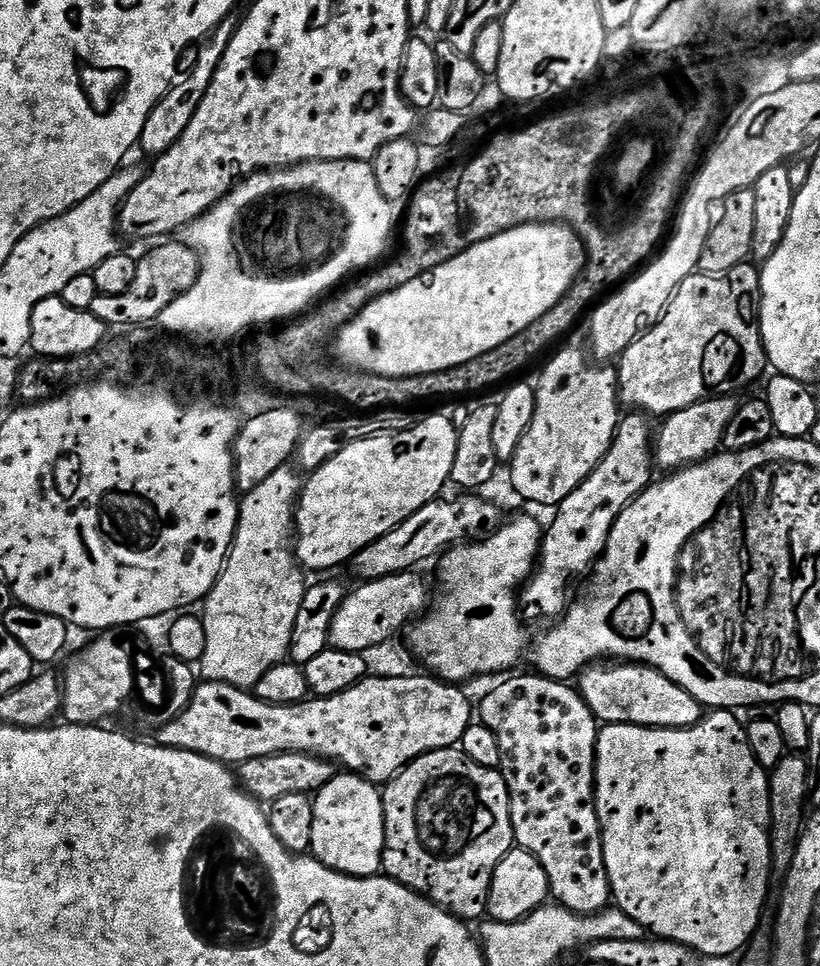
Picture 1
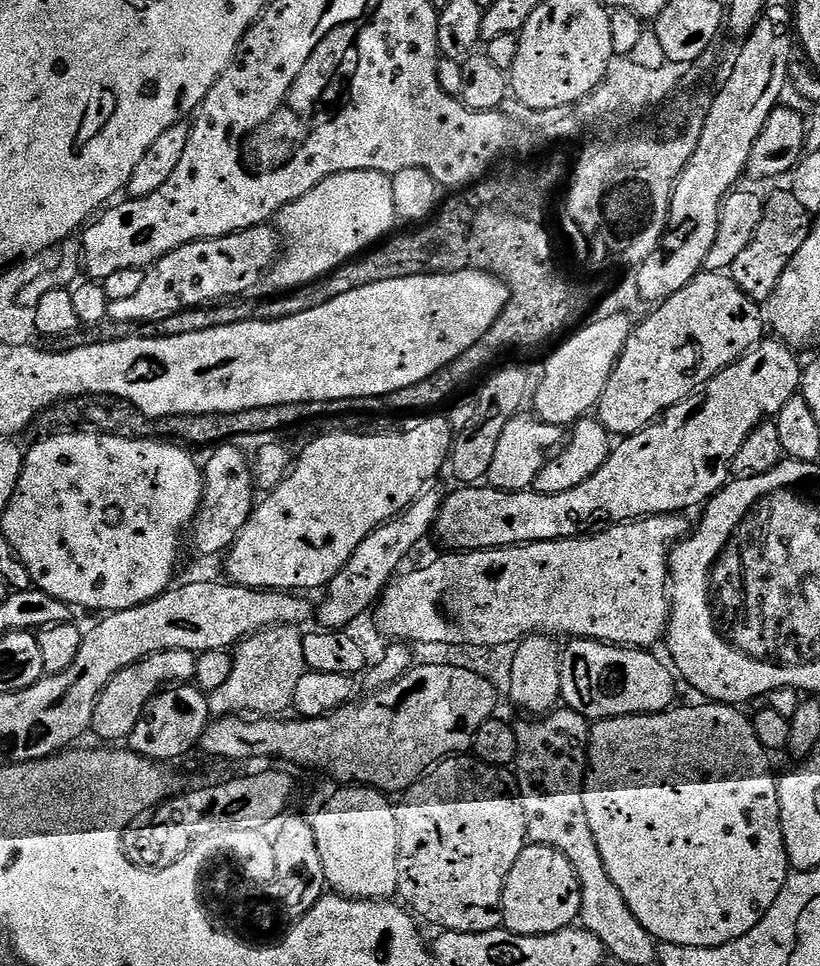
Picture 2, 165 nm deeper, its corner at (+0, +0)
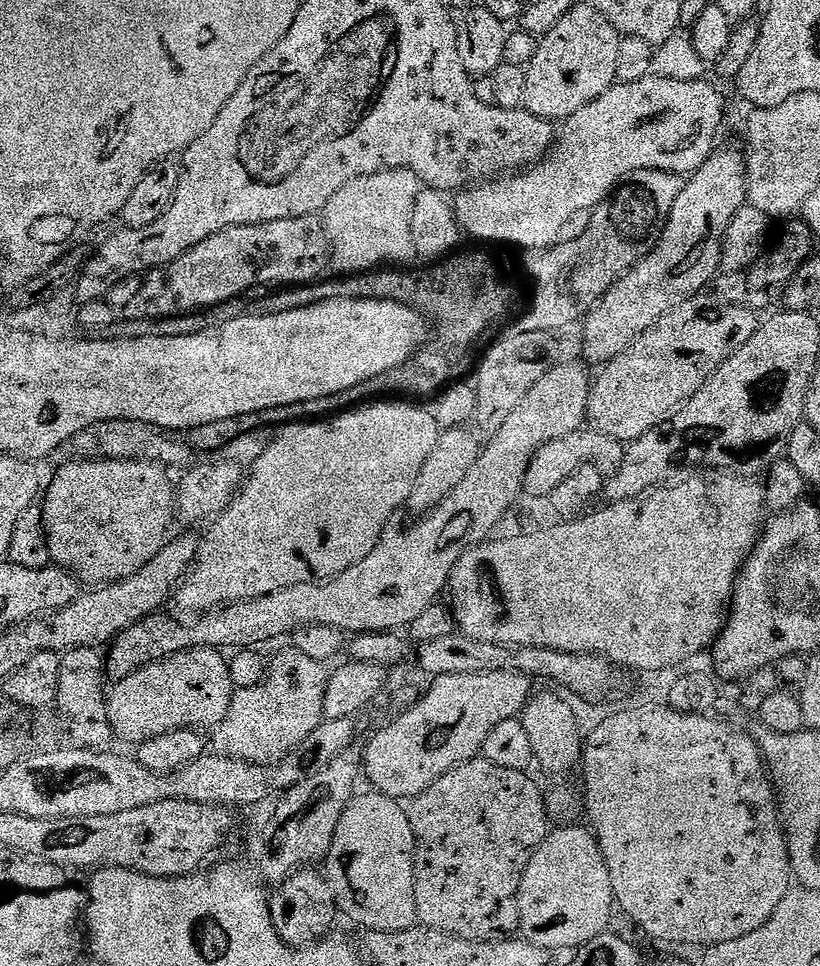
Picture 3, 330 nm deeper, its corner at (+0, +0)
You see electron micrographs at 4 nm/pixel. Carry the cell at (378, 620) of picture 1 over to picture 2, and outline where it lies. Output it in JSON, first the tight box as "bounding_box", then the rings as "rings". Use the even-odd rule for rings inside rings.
{"bounding_box":[375,514,690,649],"rings":[[[680,514],[671,516],[648,516],[644,520],[629,520],[626,524],[612,524],[609,532],[600,532],[597,536],[581,535],[570,540],[547,540],[533,544],[515,544],[512,548],[483,548],[477,552],[453,551],[448,556],[440,556],[433,564],[425,568],[416,568],[413,572],[405,571],[397,575],[392,583],[384,589],[375,605],[376,624],[380,632],[392,642],[407,642],[417,646],[430,642],[446,642],[452,644],[470,644],[476,647],[496,647],[502,644],[515,645],[525,636],[561,632],[564,638],[583,638],[585,640],[602,640],[605,644],[619,644],[629,648],[651,649],[665,639],[668,631],[670,615],[670,553],[681,538],[689,535],[690,524]]]}

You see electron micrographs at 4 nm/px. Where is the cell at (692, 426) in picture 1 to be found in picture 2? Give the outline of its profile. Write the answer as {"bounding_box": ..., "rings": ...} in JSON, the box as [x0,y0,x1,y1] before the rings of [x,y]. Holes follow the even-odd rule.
{"bounding_box":[434,339,802,552],"rings":[[[761,339],[742,359],[723,368],[709,384],[668,409],[661,419],[633,436],[623,437],[608,453],[606,462],[602,462],[586,482],[578,482],[578,486],[562,490],[562,494],[542,494],[535,490],[500,492],[491,486],[460,486],[457,492],[449,491],[444,505],[436,513],[434,536],[436,532],[437,538],[448,547],[445,549],[477,552],[483,548],[512,548],[515,544],[570,540],[579,537],[587,529],[584,528],[587,524],[600,524],[603,520],[626,524],[629,520],[644,520],[648,516],[671,516],[687,513],[687,508],[699,509],[728,483],[733,475],[734,458],[754,426],[776,417],[782,406],[799,393],[802,360],[783,340],[768,339]]]}

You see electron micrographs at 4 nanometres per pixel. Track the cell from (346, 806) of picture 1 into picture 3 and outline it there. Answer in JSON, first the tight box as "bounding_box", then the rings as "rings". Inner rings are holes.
{"bounding_box":[322,794,417,932],"rings":[[[371,794],[372,796],[357,795],[353,798],[346,810],[342,814],[342,822],[338,822],[338,830],[334,830],[334,842],[328,851],[328,859],[323,861],[322,872],[326,877],[330,890],[336,899],[337,909],[341,913],[344,912],[356,924],[361,924],[361,929],[369,932],[397,932],[398,930],[406,930],[413,927],[417,923],[416,918],[416,899],[414,898],[414,886],[416,885],[416,839],[412,833],[412,822],[407,811],[404,812],[399,803],[391,800],[389,796],[382,796],[379,794]]]}

